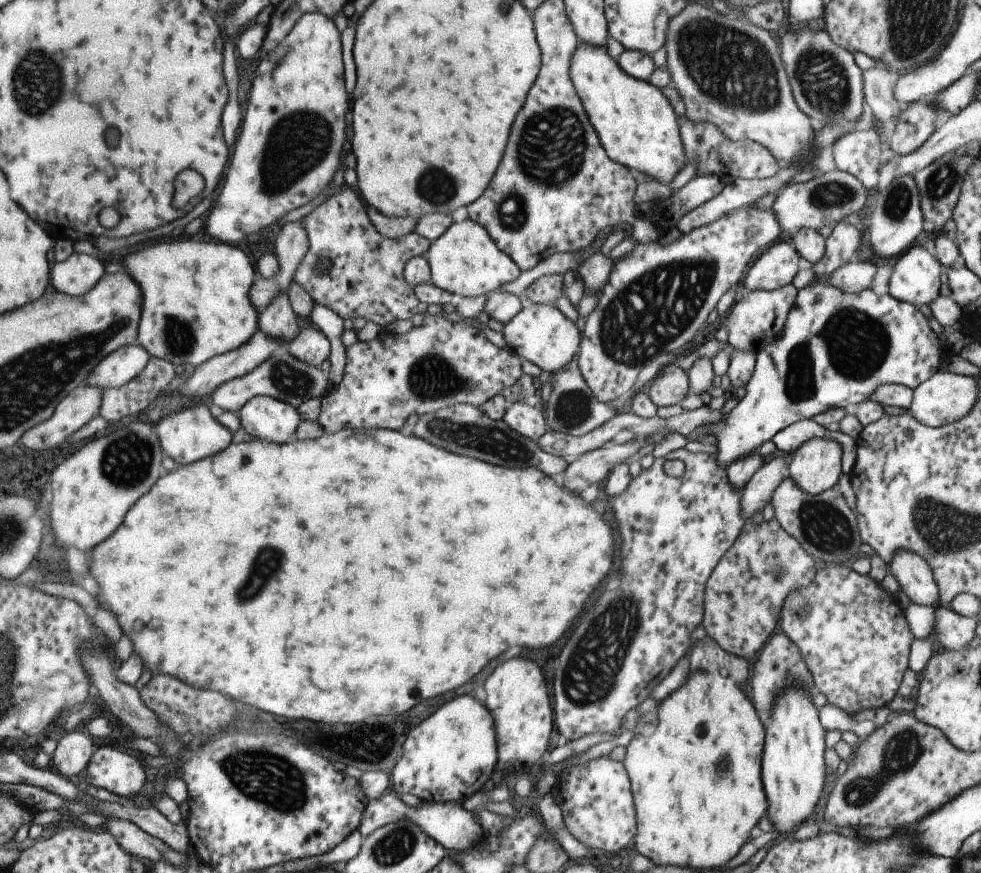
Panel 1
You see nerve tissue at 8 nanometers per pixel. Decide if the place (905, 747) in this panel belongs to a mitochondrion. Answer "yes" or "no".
yes

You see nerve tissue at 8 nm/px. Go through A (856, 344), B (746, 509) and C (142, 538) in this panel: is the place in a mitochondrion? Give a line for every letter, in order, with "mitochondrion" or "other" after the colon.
A: mitochondrion
B: other
C: other

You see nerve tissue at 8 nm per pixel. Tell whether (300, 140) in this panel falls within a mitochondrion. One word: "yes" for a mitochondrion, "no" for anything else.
yes

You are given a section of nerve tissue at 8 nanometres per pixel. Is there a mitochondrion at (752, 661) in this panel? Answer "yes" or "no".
no

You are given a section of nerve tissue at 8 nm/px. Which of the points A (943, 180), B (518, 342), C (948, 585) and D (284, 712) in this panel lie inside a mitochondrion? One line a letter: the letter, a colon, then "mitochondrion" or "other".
A: mitochondrion
B: other
C: other
D: other

